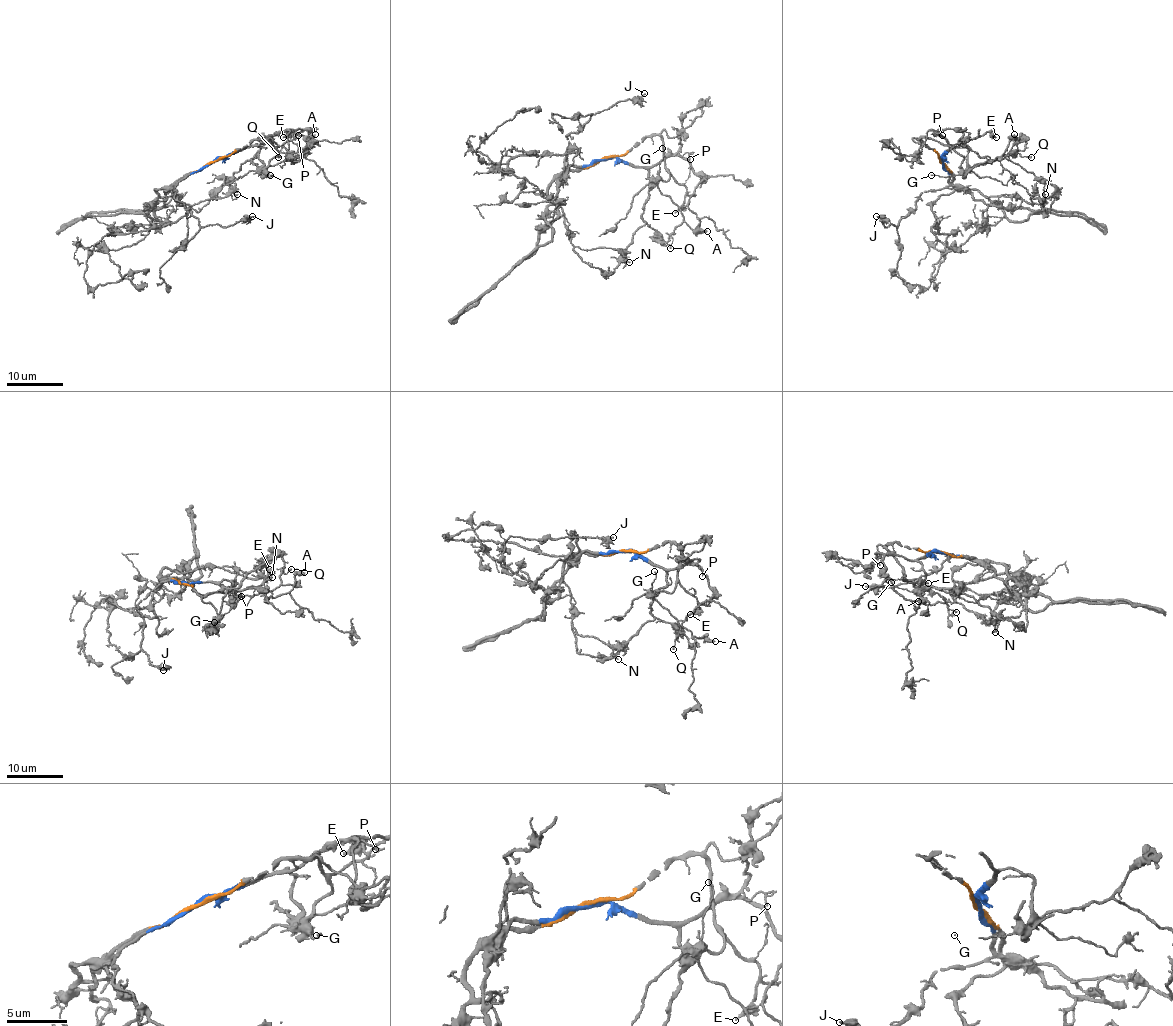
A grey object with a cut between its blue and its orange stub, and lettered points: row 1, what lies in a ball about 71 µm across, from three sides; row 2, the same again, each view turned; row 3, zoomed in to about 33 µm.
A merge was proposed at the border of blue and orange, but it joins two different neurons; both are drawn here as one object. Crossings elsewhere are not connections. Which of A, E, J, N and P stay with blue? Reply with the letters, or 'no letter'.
A, J, N, P

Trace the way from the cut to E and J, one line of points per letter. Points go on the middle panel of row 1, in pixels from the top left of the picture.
E: (605, 158), (623, 155), (646, 137), (660, 137), (667, 172), (686, 188), (683, 205), (674, 213)
J: (605, 159), (570, 165), (565, 157), (567, 137), (577, 133), (592, 114), (638, 99), (645, 93)

